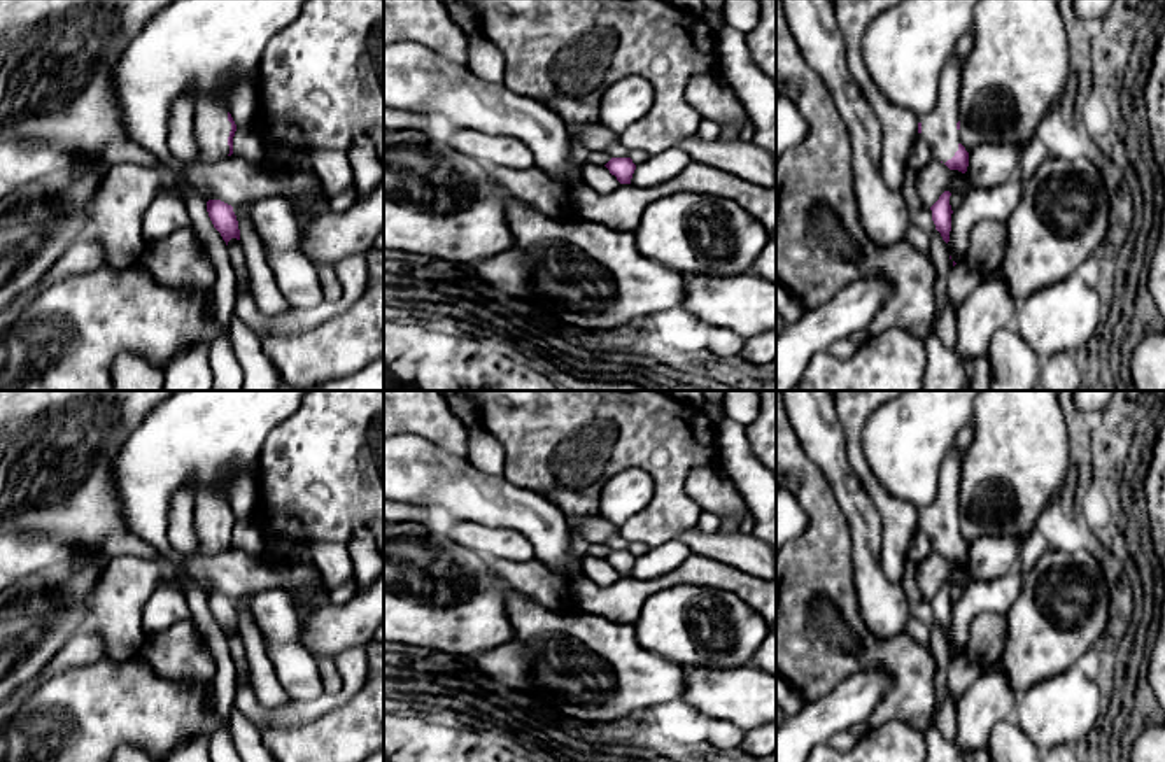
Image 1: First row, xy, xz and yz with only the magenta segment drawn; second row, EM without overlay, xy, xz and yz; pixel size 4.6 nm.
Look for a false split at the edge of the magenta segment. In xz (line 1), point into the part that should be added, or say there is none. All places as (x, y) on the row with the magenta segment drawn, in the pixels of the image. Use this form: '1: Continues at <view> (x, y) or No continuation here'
1: No continuation here

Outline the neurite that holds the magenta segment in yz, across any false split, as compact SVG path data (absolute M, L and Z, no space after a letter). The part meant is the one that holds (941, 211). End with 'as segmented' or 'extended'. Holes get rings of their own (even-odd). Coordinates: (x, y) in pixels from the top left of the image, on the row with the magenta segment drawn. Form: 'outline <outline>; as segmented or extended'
outline M944 191L939 200L930 207L932 210L932 221L936 224L936 229L941 233L943 240L950 242L950 231L951 231L951 205L950 205L950 191Z; as segmented

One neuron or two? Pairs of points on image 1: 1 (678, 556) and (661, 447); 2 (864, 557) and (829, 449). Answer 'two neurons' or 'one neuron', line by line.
1: two neurons
2: one neuron

